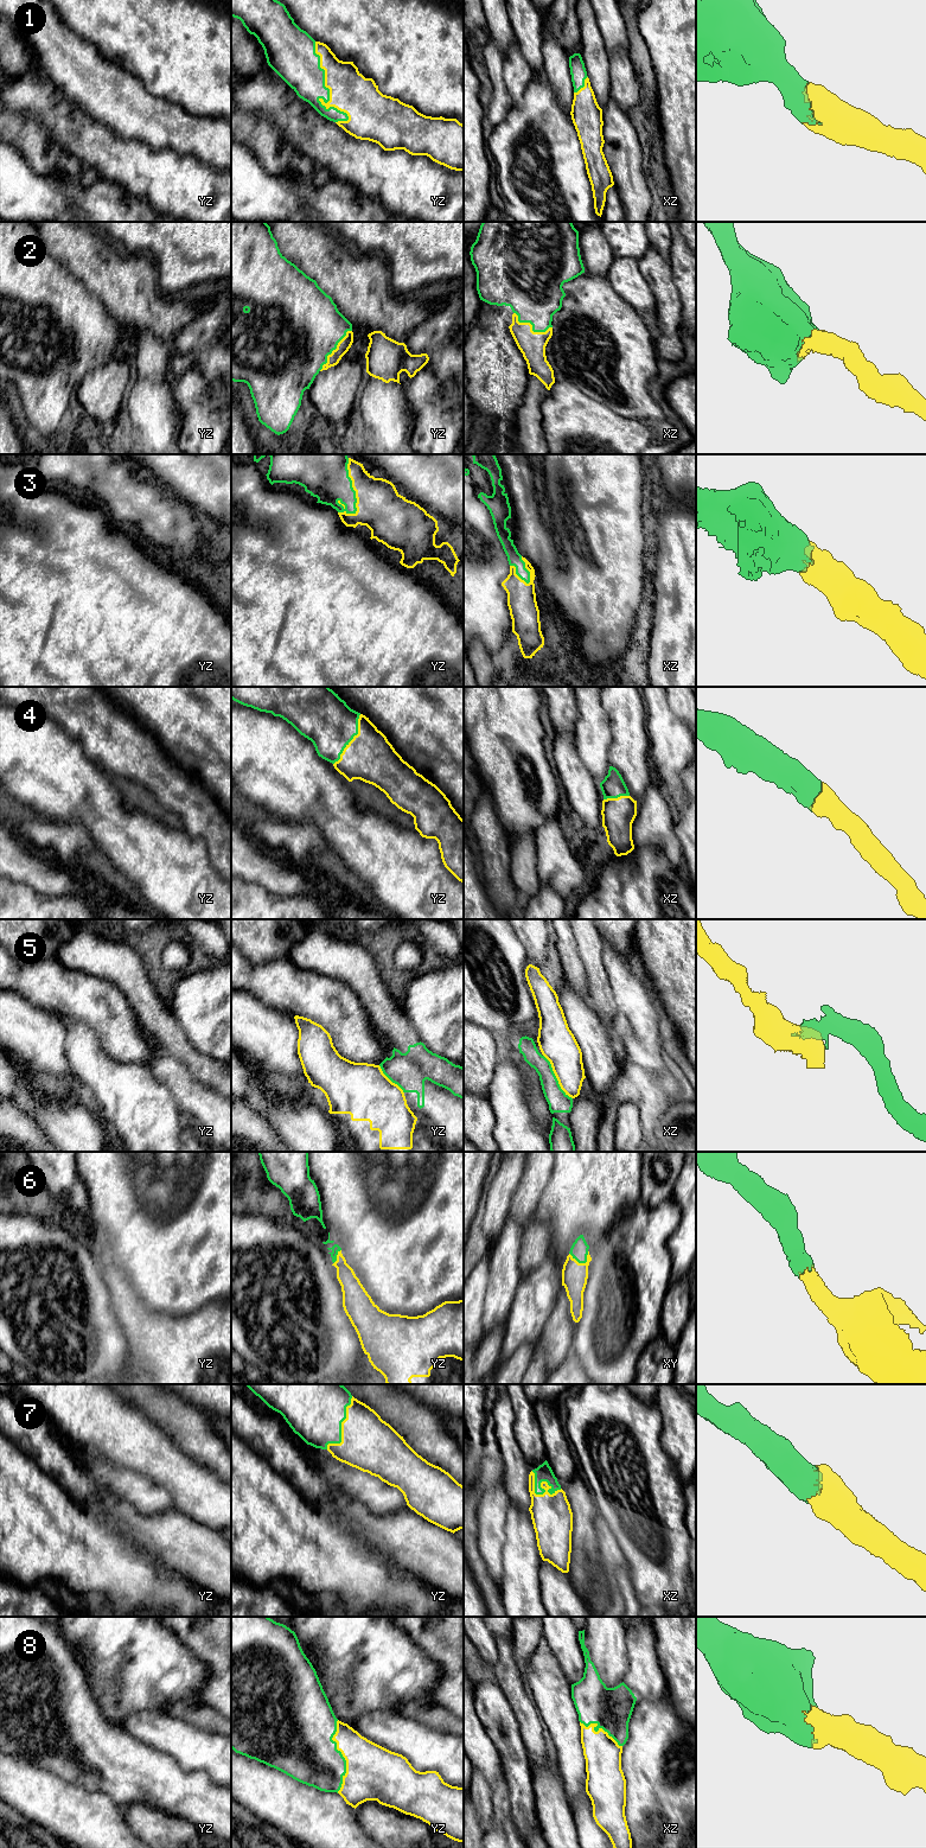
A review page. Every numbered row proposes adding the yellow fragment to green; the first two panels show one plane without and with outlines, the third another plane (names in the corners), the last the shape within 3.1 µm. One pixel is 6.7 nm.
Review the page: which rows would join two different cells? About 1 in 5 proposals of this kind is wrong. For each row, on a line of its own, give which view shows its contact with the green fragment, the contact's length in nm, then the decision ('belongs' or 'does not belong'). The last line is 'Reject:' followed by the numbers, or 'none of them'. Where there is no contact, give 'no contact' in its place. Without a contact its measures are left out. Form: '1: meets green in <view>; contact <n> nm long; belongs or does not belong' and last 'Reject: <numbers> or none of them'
1: meets green in yz; contact 600 nm long; belongs
2: meets green in xz; contact 280 nm long; belongs
3: meets green in yz; contact 380 nm long; belongs
4: meets green in yz; contact 400 nm long; belongs
5: meets green in xz; contact 360 nm long; does not belong
6: meets green in xy; contact 140 nm long; belongs
7: meets green in xz; contact 240 nm long; belongs
8: meets green in yz; contact 500 nm long; belongs
Reject: 5

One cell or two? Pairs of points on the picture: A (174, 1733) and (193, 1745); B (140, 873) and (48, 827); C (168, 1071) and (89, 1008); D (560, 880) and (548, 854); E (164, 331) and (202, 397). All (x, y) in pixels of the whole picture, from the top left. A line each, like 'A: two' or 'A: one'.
A: one
B: two
C: two
D: one
E: two

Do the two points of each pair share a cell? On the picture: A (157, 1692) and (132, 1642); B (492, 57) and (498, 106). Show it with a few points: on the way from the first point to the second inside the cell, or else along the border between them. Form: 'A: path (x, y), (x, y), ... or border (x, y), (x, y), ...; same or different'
A: path (151, 1680), (148, 1673), (135, 1659), (133, 1654); same
B: path (495, 69), (498, 81), (498, 94); same

